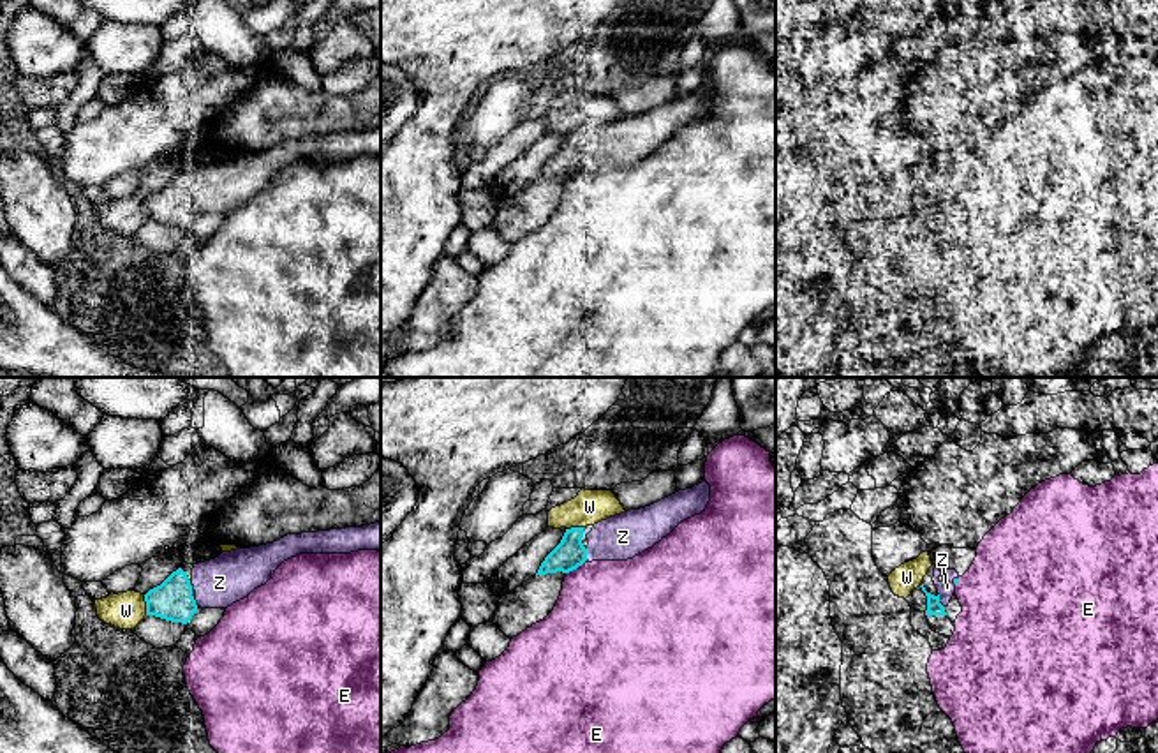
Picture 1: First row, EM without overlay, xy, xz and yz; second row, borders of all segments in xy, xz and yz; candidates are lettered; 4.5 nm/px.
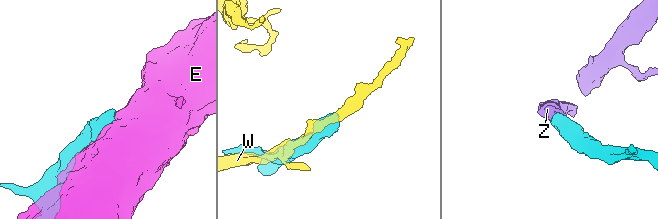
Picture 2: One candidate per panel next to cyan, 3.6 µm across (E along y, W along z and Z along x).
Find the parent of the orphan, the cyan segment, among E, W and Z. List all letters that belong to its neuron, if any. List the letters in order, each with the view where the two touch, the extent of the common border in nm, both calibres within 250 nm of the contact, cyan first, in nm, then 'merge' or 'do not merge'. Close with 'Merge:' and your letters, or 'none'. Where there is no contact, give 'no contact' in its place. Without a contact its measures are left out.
E: contact in xz; length 110 nm; calibres 140 and 460 nm; do not merge
W: contact in xy; length 100 nm; calibres 180 and 170 nm; do not merge
Z: contact in yz; length 80 nm; calibres 70 and 80 nm; merge
Merge: Z

